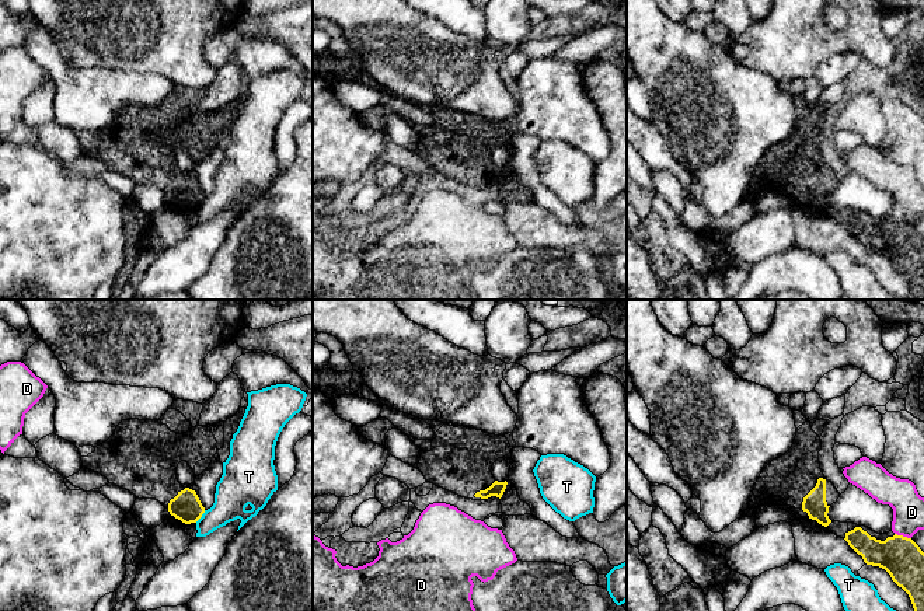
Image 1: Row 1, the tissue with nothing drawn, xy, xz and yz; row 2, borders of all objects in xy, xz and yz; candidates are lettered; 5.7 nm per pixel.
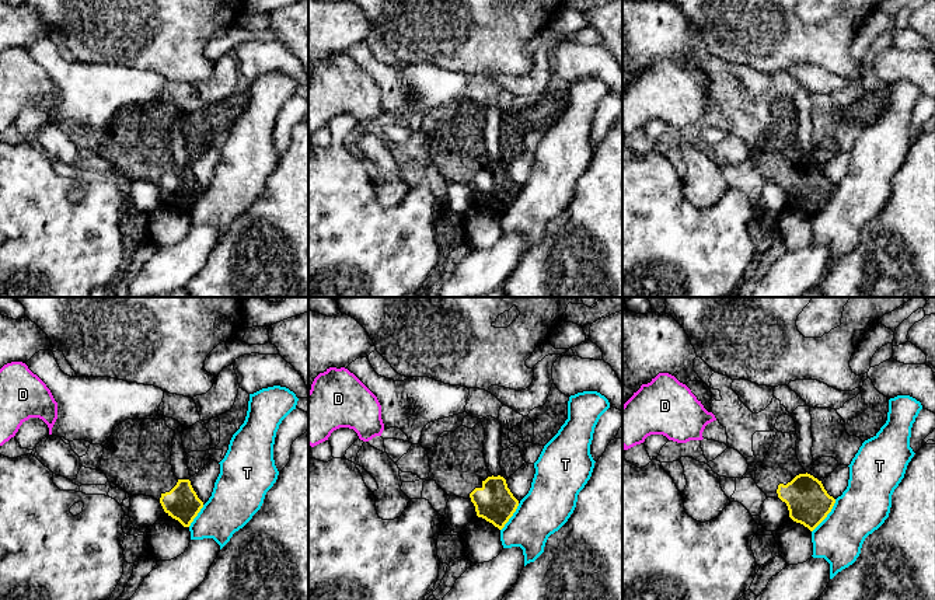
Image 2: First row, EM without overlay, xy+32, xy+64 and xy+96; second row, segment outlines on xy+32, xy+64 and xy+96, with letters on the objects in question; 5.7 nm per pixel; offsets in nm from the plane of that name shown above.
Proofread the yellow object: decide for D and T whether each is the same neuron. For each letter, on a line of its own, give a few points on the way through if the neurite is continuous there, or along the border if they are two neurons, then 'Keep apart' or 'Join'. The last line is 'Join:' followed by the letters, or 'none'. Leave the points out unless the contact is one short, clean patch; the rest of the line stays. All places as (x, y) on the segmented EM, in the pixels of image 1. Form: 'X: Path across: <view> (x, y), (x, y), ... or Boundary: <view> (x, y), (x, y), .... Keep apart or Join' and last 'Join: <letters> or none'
D: Boundary: yz (895, 533), (910, 538). Keep apart
T: Keep apart
Join: none

